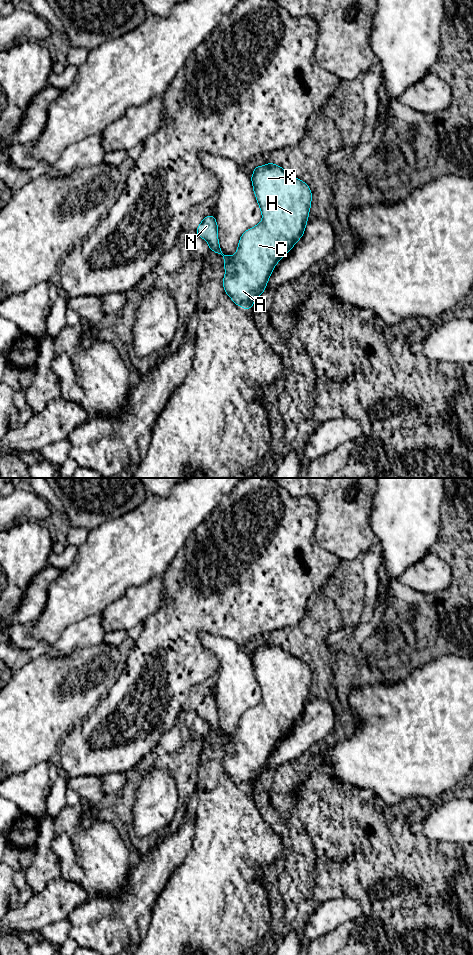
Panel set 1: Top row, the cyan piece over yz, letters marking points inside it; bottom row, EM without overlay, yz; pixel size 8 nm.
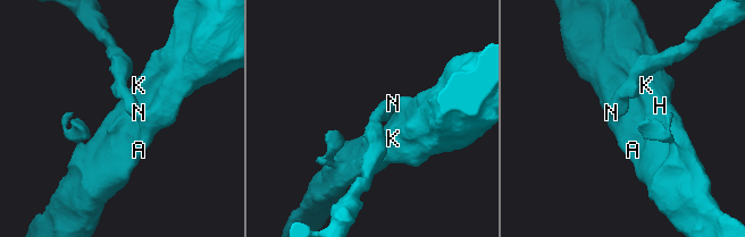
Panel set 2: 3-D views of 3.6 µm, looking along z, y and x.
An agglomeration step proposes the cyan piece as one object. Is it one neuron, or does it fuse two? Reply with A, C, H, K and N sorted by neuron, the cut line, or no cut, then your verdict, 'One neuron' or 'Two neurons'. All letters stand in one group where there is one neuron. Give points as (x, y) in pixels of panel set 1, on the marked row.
Groups: A C H K N. No split. One neuron

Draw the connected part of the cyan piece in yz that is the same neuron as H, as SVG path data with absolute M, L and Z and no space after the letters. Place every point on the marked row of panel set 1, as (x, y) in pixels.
M272 162L255 167L250 178L262 213L262 221L242 234L233 256L228 256L220 250L218 225L214 216L206 216L196 230L197 236L207 241L210 250L224 257L226 274L223 277L223 288L237 306L247 311L265 291L275 265L302 238L312 200L311 190L305 182Z

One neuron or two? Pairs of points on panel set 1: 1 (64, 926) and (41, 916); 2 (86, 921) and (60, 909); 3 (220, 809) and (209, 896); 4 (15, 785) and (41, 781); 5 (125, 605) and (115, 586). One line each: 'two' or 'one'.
1: two
2: two
3: one
4: one
5: two

